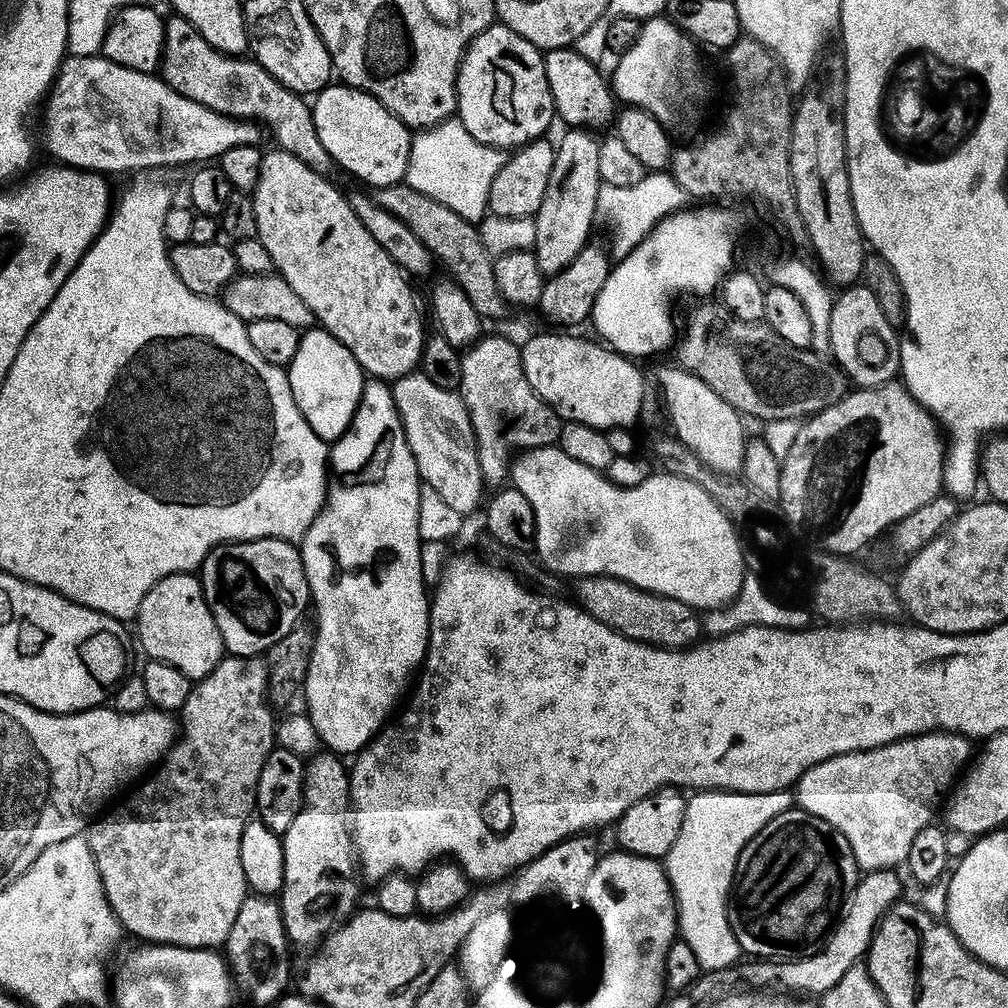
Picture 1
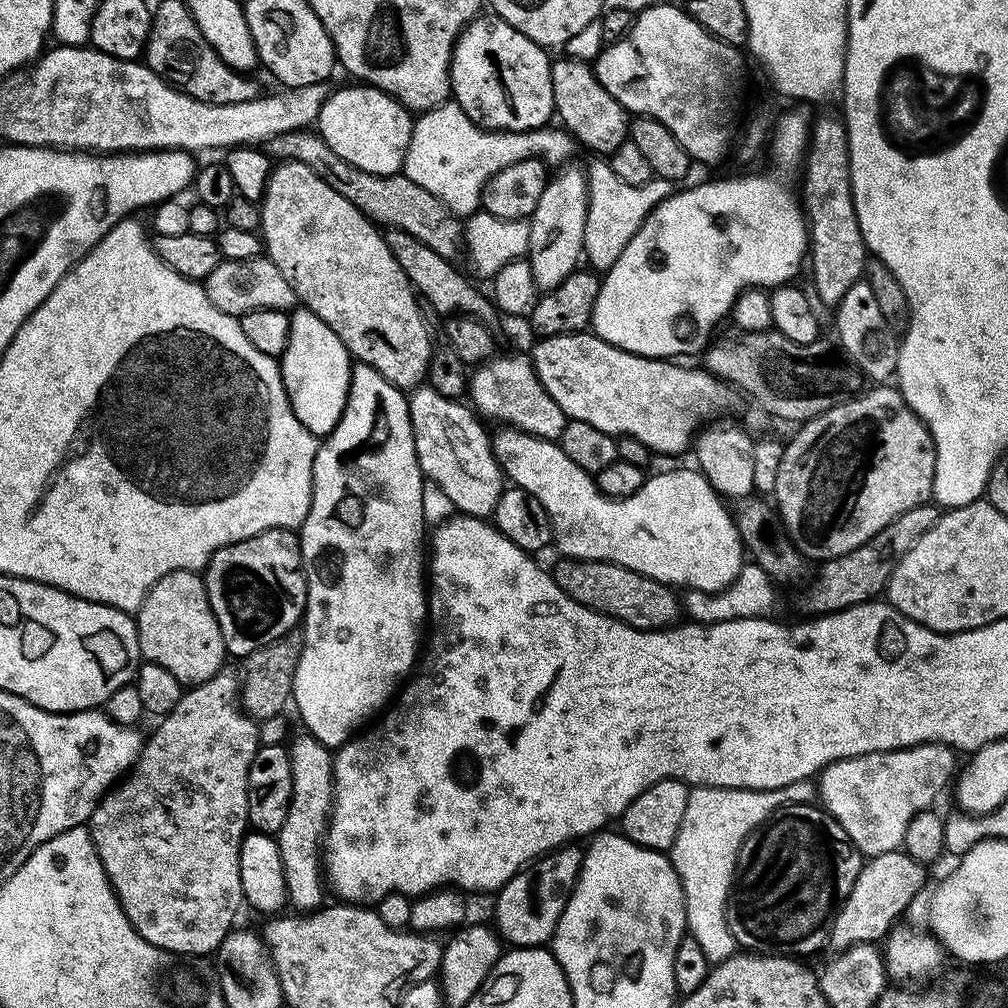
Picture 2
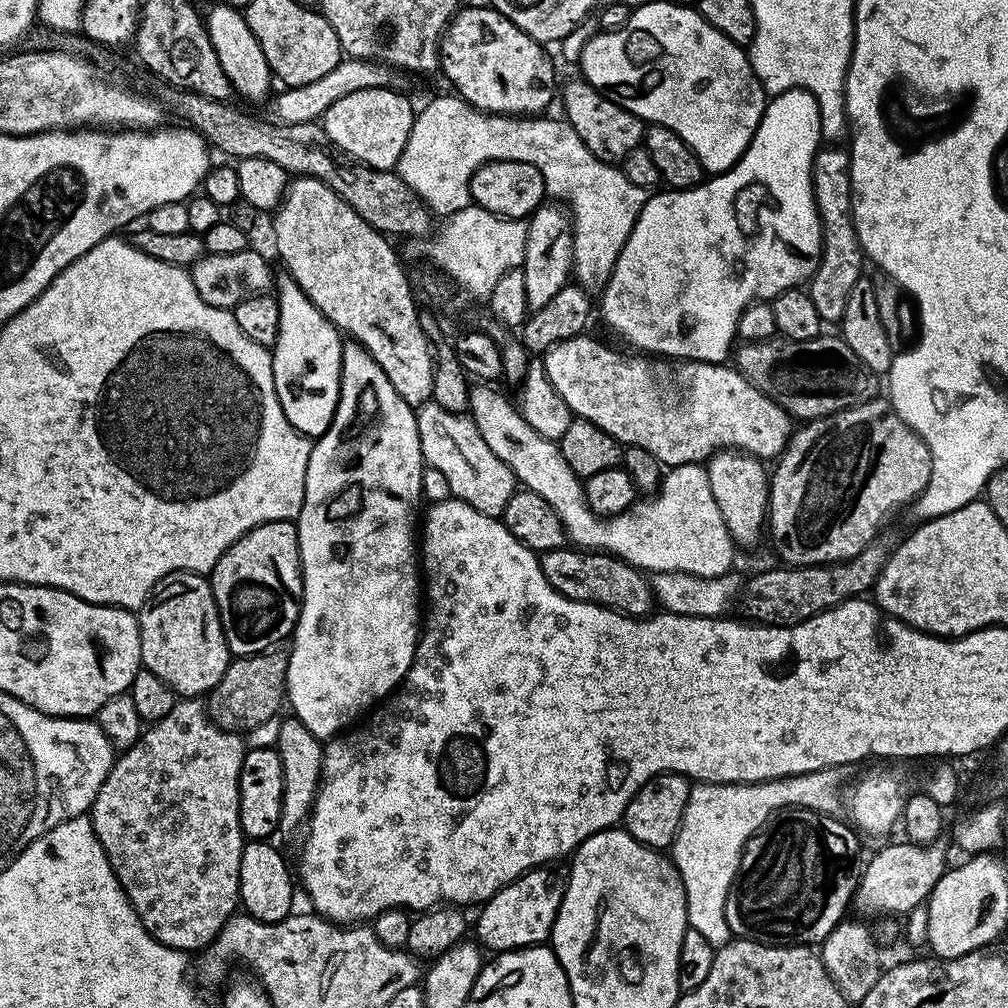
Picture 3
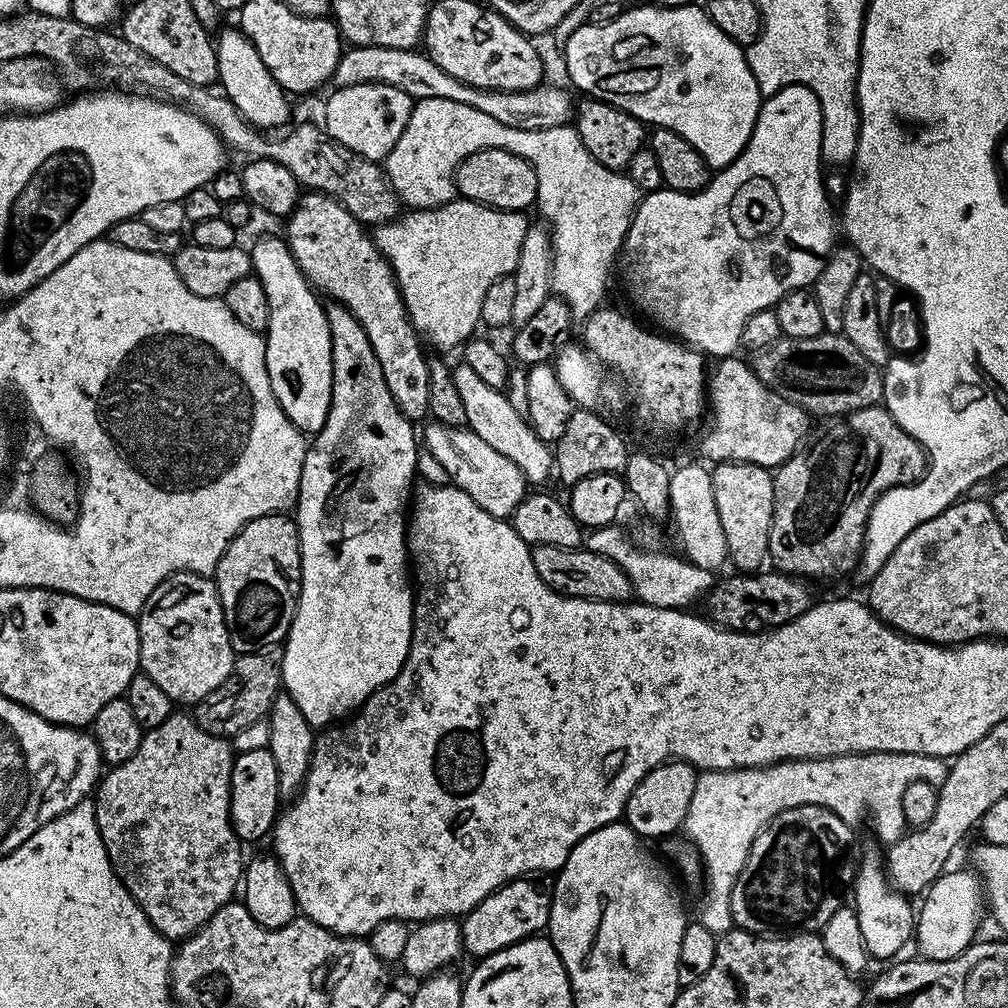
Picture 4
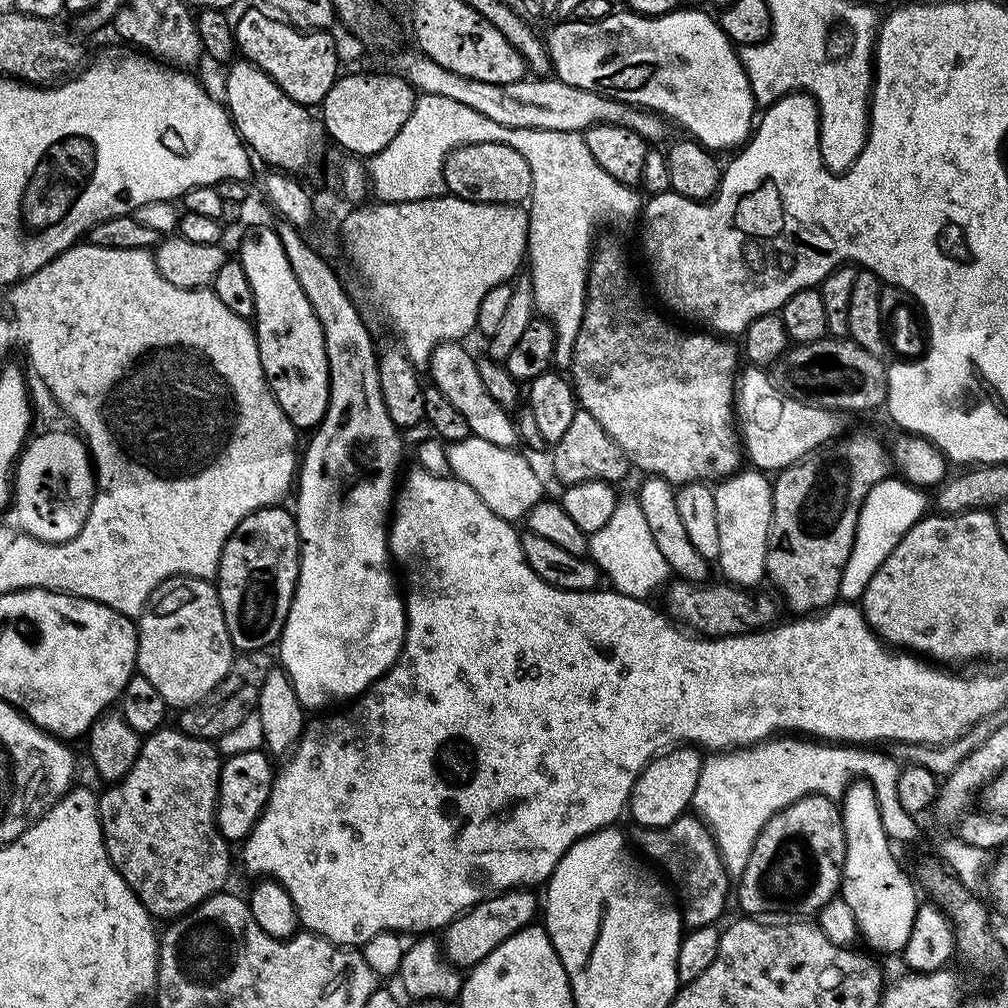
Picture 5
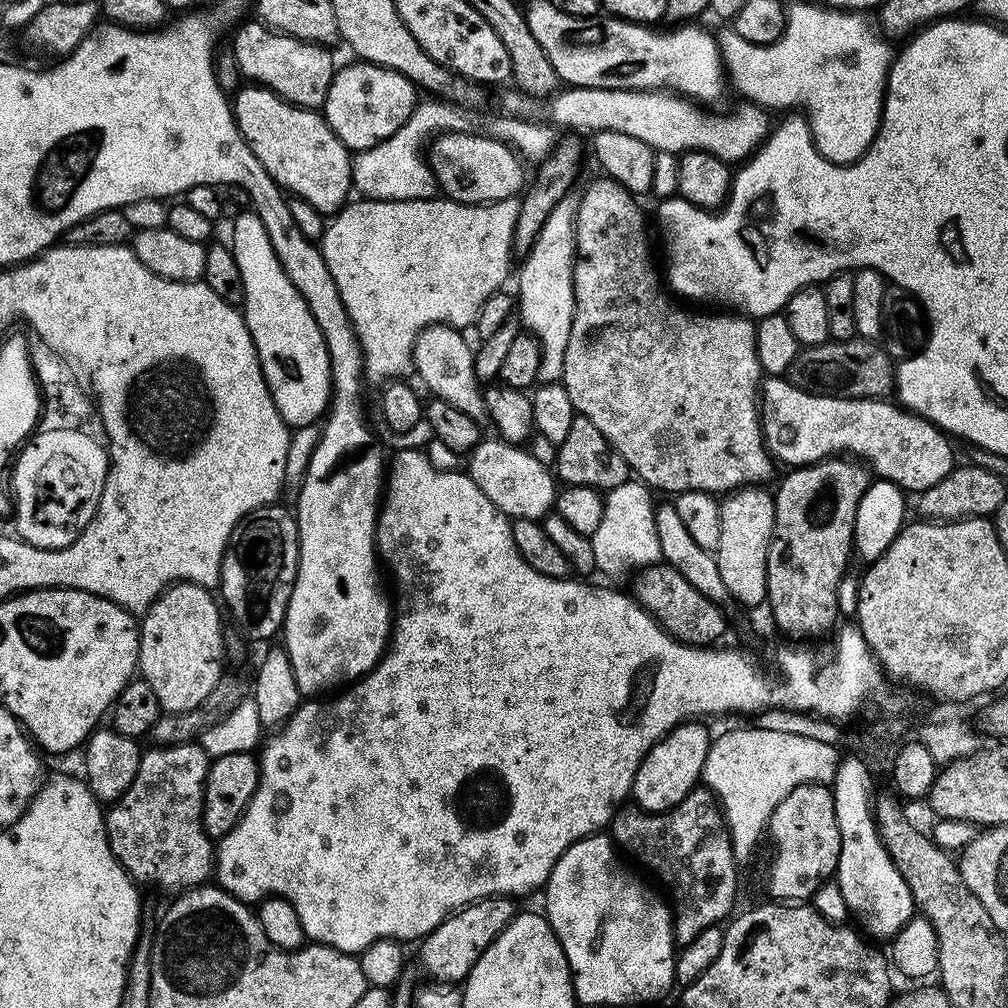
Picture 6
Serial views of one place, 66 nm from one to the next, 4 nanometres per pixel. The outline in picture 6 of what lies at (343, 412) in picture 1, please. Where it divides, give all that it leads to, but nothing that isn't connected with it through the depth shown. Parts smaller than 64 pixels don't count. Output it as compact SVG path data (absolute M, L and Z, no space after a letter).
M244 210L237 220L231 221L230 228L232 228L230 247L238 262L244 287L242 305L244 324L248 327L248 333L251 334L256 347L256 357L260 360L260 369L264 381L268 384L268 393L272 395L274 406L289 429L304 428L307 424L314 423L316 419L319 421L329 411L332 398L332 371L322 330L318 330L318 322L314 322L314 314L310 314L302 294L294 290L294 282L286 278L278 262L278 254L274 254L270 234L266 234L266 226L262 226L262 218L256 215L255 211Z

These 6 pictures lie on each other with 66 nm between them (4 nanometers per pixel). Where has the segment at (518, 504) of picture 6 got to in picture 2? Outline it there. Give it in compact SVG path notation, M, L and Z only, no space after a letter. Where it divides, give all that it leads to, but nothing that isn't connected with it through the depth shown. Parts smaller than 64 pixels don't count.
M427 386L417 387L408 396L408 413L414 430L414 446L421 472L442 488L443 493L453 502L457 513L481 518L491 517L492 511L498 506L498 498L504 493L506 477L492 452L490 432L483 428L485 425L481 417L467 403L446 398L438 394L438 390Z

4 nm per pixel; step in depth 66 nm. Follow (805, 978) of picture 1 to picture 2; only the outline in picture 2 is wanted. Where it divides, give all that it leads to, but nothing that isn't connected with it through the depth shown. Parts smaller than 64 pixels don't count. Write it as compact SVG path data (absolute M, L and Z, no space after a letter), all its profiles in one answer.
M902 850L878 854L877 856L865 859L860 865L858 878L854 878L854 890L846 898L846 902L840 907L836 915L836 921L832 923L832 934L830 937L831 947L836 950L848 949L856 944L873 944L883 941L888 933L893 931L894 925L901 919L900 916L912 904L912 899L920 892L924 884L925 865L914 862Z

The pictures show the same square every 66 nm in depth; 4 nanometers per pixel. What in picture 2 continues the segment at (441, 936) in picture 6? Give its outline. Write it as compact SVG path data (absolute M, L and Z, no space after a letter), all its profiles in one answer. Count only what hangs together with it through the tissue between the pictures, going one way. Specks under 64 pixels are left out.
M561 846L504 883L503 888L495 893L496 909L492 916L496 919L495 931L505 945L539 948L551 941L556 933L558 918L562 918L562 910L566 910L566 902L574 890L583 861L584 853L579 847Z

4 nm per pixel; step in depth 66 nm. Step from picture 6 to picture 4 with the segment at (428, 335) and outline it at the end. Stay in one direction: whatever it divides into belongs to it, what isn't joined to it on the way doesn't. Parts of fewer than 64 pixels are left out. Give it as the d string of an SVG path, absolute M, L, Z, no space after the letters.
M460 362L452 368L454 386L458 386L458 394L462 398L466 410L466 427L468 431L478 434L482 442L487 442L493 450L498 450L505 458L510 458L518 470L522 470L525 481L532 486L540 486L547 476L551 477L554 472L554 452L549 445L536 437L536 431L532 425L523 420L510 406L507 395L501 389L486 386L470 366Z

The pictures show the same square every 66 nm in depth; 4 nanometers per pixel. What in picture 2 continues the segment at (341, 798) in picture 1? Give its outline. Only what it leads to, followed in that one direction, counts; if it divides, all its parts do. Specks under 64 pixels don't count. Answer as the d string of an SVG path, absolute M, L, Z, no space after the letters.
M310 734L303 735L293 735L287 745L292 775L292 797L286 822L282 822L282 830L275 837L275 841L280 847L291 907L294 906L296 908L293 909L308 914L325 903L325 889L322 887L322 841L332 810L333 753L325 744L318 742L318 738Z

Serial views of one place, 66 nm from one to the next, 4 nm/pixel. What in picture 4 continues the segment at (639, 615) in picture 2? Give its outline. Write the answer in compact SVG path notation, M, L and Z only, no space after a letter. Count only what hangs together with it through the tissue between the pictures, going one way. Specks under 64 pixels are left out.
M538 544L532 548L532 557L534 558L534 570L538 570L538 578L542 578L546 586L550 586L561 596L573 596L583 600L611 600L613 604L623 604L633 599L632 583L630 578L626 578L624 571L610 558L597 552L590 552L587 547L559 548Z

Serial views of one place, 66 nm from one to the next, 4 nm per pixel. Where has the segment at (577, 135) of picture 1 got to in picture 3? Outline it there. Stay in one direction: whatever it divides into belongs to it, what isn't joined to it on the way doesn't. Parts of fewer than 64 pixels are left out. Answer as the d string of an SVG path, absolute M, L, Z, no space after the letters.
M551 203L541 204L528 220L522 267L526 278L526 302L532 310L546 306L546 302L550 302L558 290L569 287L572 276L572 221L563 207Z

